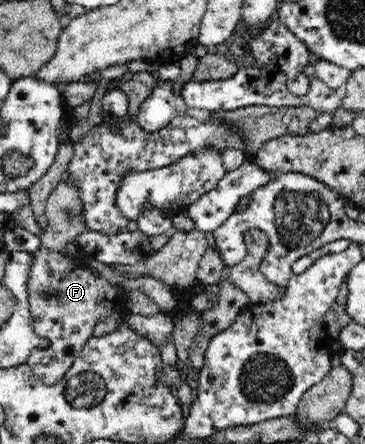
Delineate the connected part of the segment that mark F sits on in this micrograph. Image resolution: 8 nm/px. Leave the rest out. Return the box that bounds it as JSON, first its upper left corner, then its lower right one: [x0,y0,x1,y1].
[26,247,123,386]

